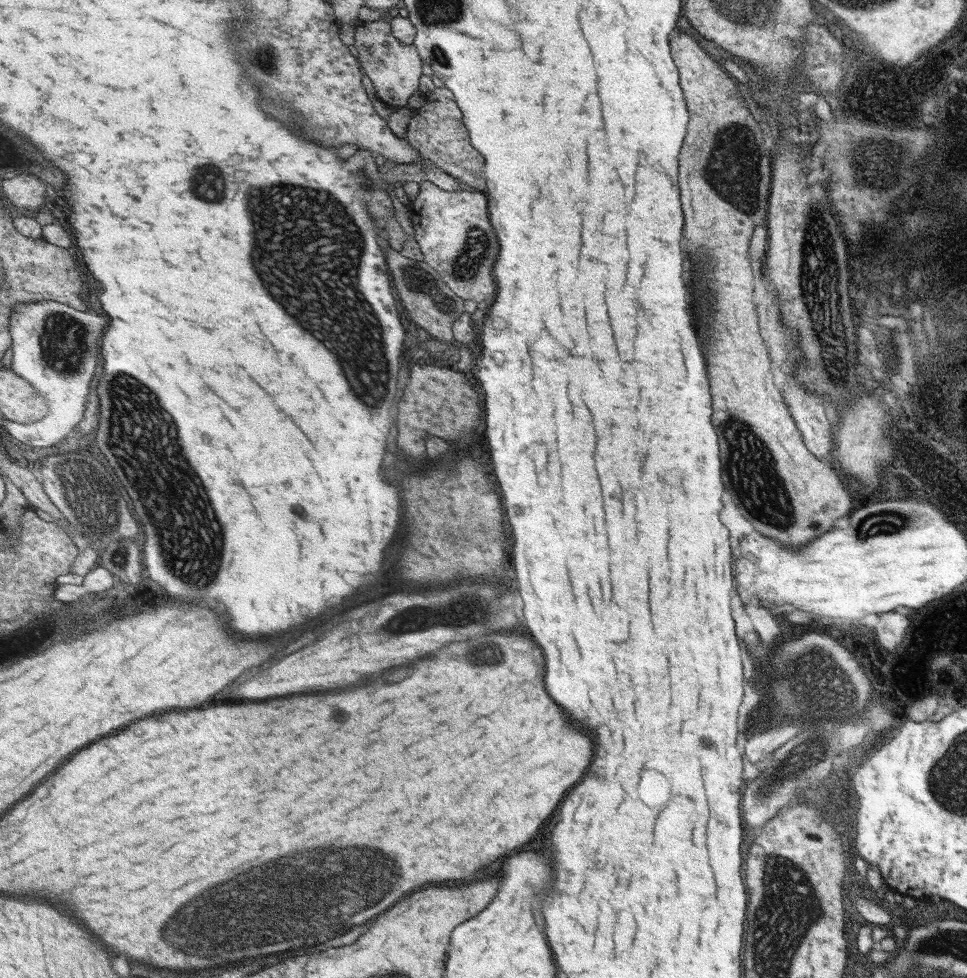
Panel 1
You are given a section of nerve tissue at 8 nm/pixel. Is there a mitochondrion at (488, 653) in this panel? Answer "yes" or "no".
yes

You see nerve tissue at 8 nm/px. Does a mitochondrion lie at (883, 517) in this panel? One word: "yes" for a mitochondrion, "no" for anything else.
yes

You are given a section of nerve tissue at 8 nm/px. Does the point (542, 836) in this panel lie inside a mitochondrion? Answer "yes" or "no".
no

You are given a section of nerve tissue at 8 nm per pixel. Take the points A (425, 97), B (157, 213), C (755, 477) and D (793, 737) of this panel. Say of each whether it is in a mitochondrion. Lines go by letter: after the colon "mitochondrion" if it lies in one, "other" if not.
A: other
B: other
C: mitochondrion
D: mitochondrion

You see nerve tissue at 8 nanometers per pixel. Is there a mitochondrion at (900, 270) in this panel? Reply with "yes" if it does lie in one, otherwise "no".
no

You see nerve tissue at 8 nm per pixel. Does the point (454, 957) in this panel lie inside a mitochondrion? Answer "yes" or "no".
no

